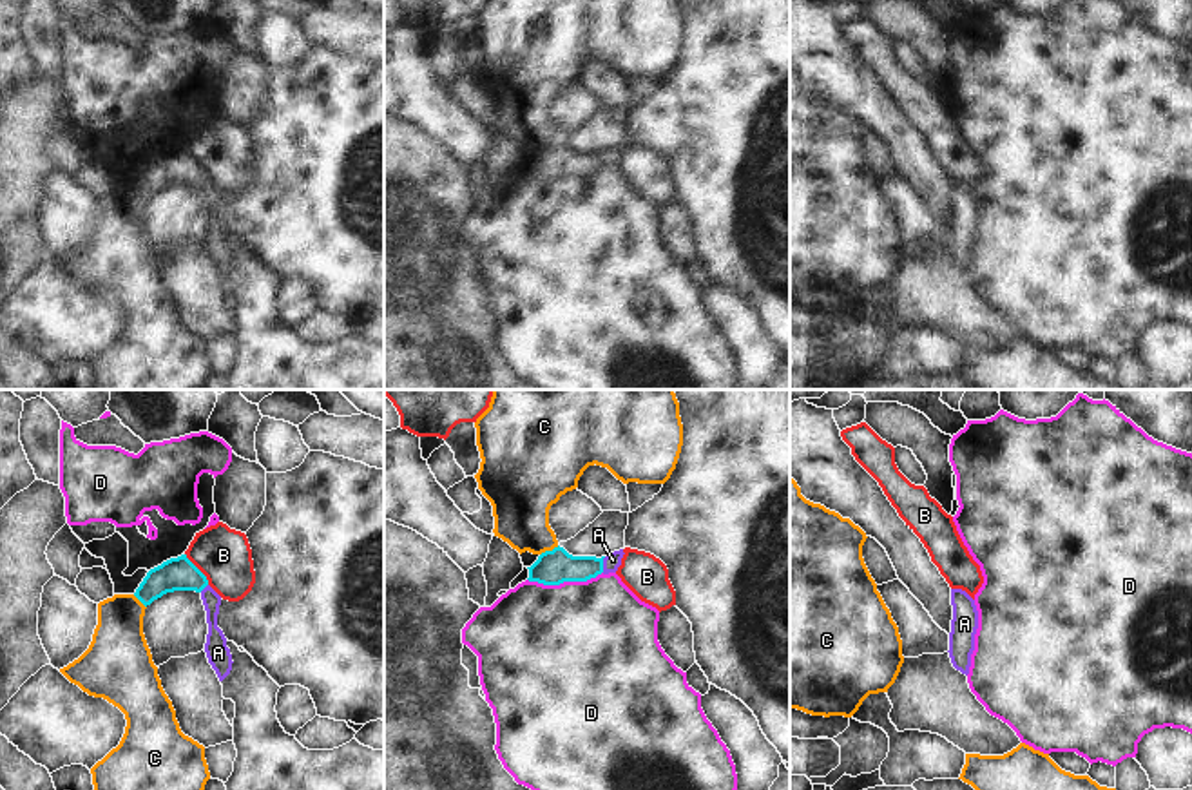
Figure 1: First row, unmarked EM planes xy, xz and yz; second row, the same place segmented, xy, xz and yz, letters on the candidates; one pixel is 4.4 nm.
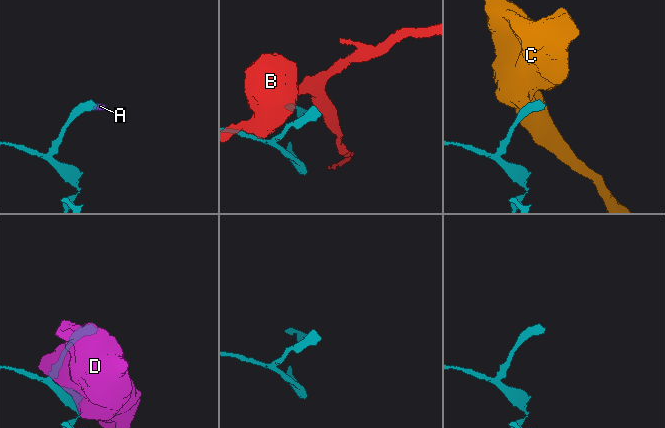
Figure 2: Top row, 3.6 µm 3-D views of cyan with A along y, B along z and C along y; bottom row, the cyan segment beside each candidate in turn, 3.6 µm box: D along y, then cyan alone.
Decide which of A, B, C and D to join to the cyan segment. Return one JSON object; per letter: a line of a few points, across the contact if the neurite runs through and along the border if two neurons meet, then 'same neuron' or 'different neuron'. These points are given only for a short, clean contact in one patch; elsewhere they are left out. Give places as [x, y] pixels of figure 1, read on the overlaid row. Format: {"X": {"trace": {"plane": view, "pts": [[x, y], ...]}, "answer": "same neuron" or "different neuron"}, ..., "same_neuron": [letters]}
{"A": {"trace": {"plane": "xz", "pts": [[553, 568], [602, 564], [613, 560]]}, "answer": "same neuron"}, "B": {"trace": {"plane": "xy", "pts": [[185, 553], [209, 584]]}, "answer": "different neuron"}, "C": {"trace": {"plane": "xz", "pts": [[558, 546], [540, 555]]}, "answer": "different neuron"}, "D": {"answer": "different neuron"}, "same_neuron": ["A"]}

